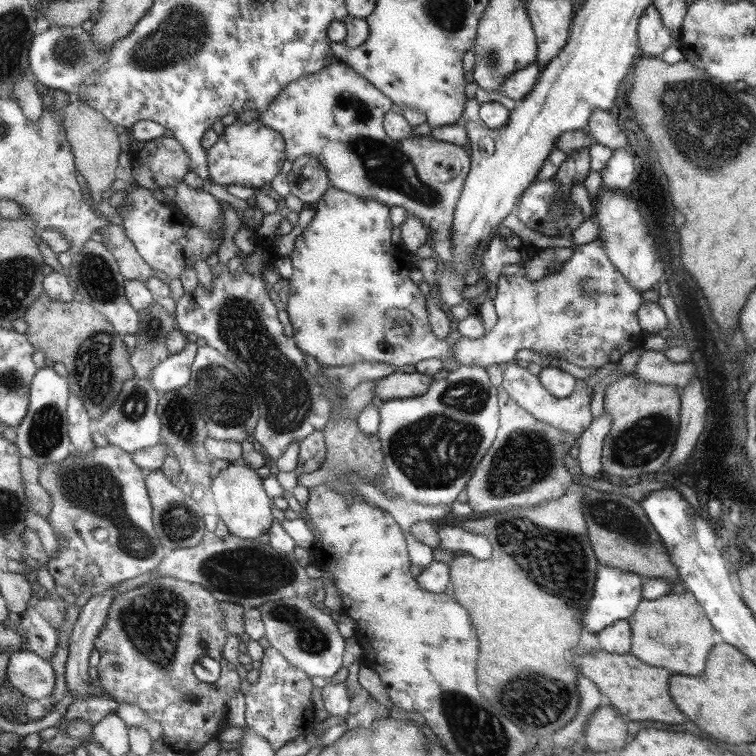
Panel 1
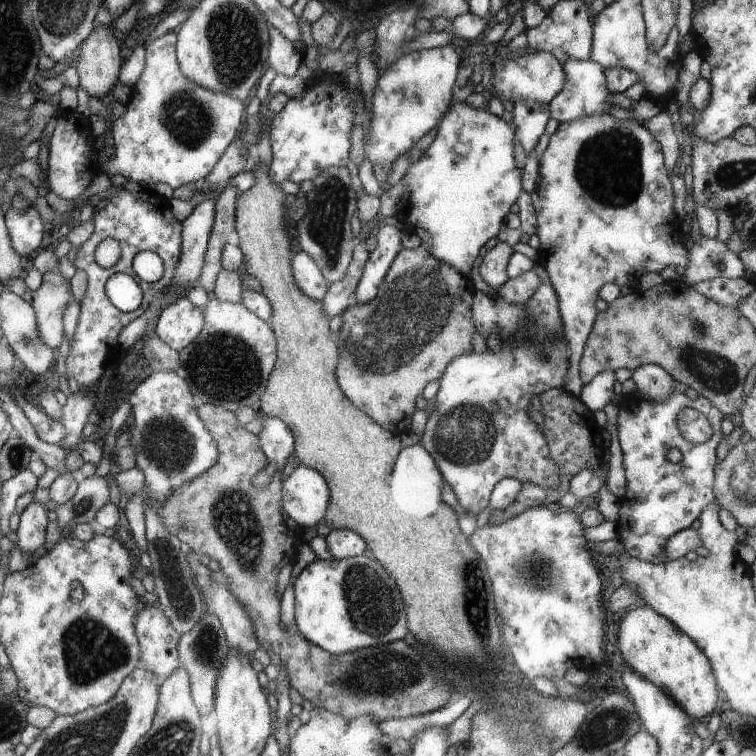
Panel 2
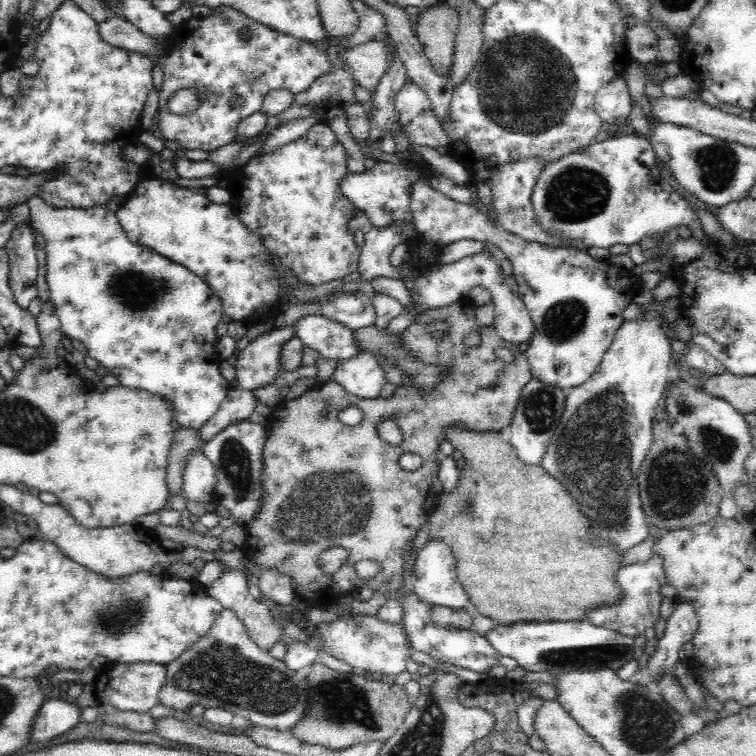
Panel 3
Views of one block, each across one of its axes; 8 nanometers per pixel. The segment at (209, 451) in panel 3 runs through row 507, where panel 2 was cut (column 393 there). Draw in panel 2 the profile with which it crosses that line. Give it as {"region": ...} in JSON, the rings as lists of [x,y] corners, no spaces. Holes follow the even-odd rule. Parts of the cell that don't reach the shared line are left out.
{"region":[[[381,223],[376,230],[376,249],[369,254],[362,278],[355,288],[356,304],[368,304],[378,296],[378,290],[390,265],[403,249],[402,234],[394,224]]]}

